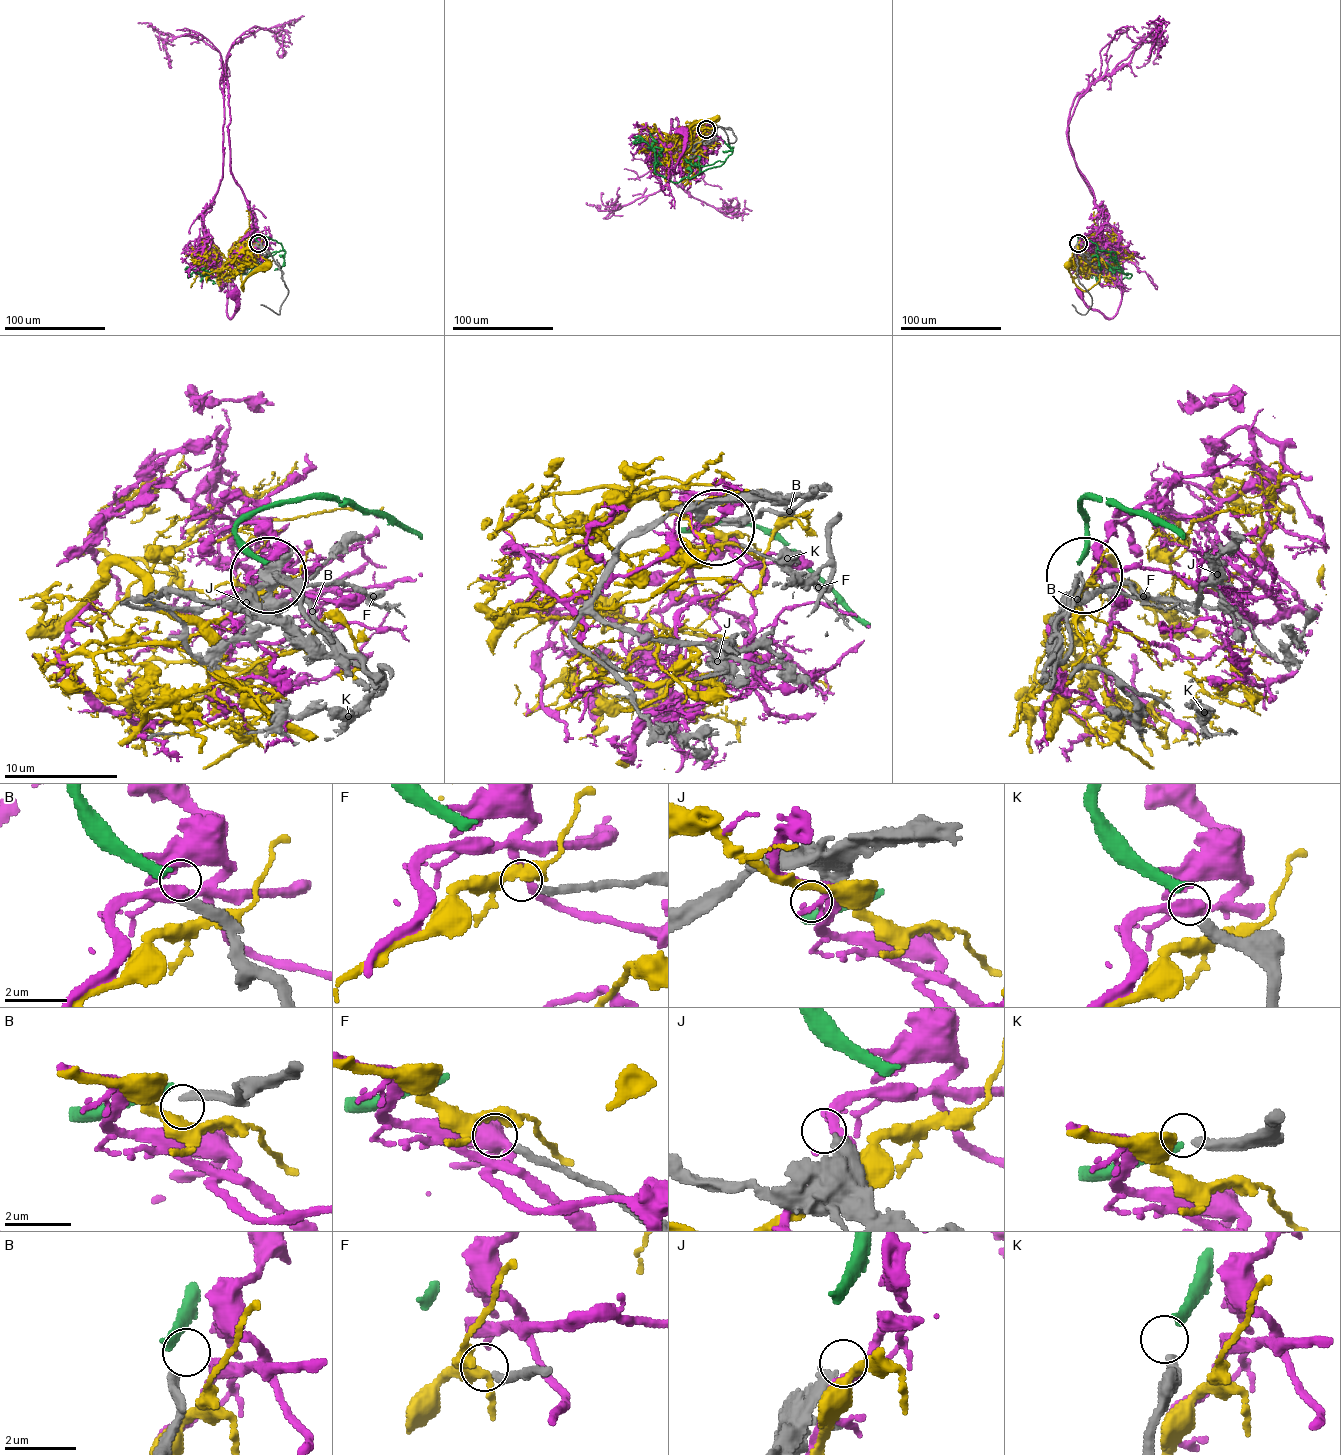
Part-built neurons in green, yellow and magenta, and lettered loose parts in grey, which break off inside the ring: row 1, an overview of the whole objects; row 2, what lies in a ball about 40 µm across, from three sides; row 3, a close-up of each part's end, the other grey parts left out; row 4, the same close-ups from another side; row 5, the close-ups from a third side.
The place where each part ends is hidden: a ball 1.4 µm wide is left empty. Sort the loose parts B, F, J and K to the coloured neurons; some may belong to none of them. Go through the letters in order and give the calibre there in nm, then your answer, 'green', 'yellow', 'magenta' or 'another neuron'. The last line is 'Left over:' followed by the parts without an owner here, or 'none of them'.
B: 300 nm | another neuron
F: 240 nm | yellow
J: 440 nm | another neuron
K: 320 nm | green
Left over: B, J

